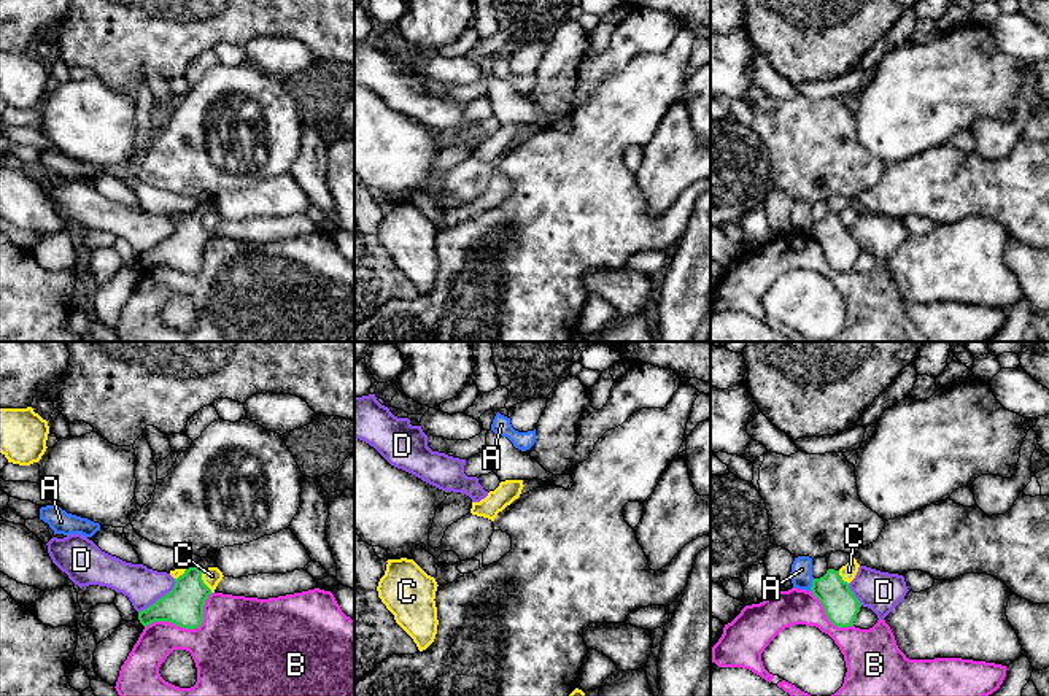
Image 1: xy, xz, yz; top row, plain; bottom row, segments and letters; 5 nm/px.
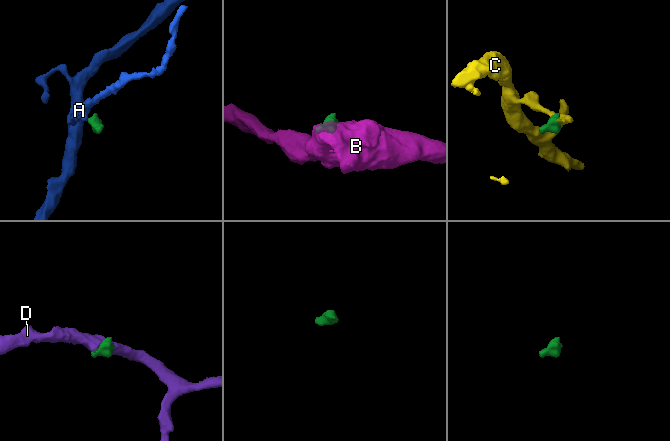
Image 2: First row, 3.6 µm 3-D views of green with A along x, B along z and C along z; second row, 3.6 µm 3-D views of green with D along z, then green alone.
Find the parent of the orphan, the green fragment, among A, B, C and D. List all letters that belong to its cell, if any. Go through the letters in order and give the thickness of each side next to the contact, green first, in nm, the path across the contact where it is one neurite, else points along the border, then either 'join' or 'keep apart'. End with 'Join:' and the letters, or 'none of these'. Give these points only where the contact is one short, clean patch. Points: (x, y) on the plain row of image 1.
A: 170 nm thick on the green side, 110 nm on the other; border along yz (814, 223), (809, 234); keep apart
B: 200 nm thick on the green side, 400 nm on the other; border along xy (212, 237), (197, 270), (151, 266), (145, 272); keep apart
C: 200 nm thick on the green side, 90 nm on the other; border along xy (202, 213), (202, 226), (212, 235); keep apart
D: 200 nm thick on the green side, 190 nm on the other; border along xy (175, 223), (175, 229), (169, 235), (139, 256); keep apart
Join: none of these

